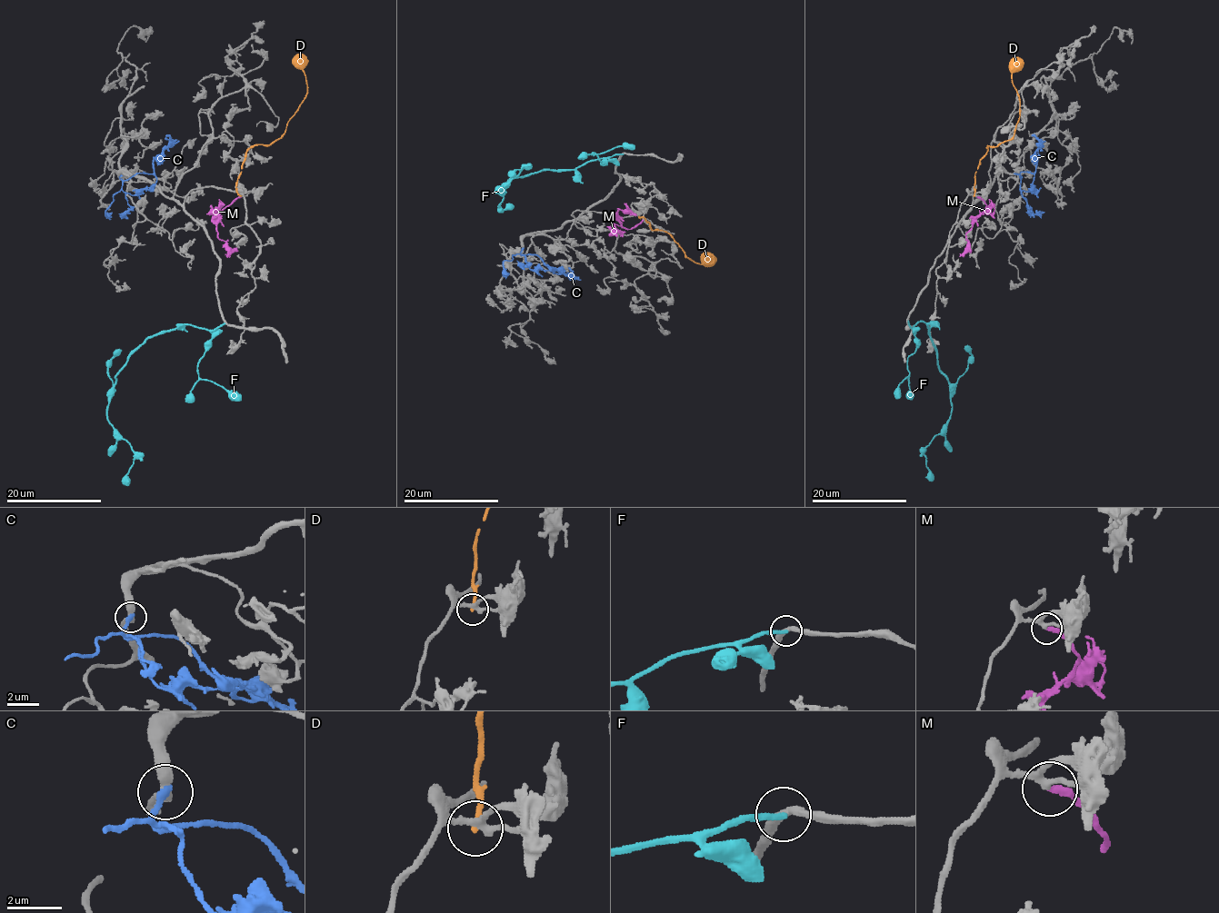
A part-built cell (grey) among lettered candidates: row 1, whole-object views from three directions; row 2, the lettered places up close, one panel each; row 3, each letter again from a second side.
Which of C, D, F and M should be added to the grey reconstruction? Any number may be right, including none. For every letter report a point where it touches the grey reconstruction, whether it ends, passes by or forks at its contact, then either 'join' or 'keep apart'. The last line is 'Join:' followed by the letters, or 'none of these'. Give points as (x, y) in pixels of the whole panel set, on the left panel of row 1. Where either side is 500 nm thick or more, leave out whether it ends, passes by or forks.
C: (121, 175) | it ends | join
D: (240, 195) | it ends | keep apart
F: (224, 323) | it ends | keep apart
M: (240, 196) | it ends | join
Join: C, M

